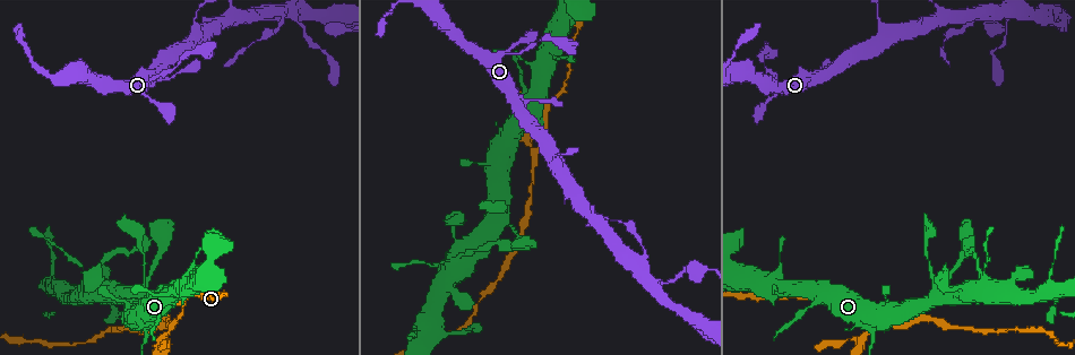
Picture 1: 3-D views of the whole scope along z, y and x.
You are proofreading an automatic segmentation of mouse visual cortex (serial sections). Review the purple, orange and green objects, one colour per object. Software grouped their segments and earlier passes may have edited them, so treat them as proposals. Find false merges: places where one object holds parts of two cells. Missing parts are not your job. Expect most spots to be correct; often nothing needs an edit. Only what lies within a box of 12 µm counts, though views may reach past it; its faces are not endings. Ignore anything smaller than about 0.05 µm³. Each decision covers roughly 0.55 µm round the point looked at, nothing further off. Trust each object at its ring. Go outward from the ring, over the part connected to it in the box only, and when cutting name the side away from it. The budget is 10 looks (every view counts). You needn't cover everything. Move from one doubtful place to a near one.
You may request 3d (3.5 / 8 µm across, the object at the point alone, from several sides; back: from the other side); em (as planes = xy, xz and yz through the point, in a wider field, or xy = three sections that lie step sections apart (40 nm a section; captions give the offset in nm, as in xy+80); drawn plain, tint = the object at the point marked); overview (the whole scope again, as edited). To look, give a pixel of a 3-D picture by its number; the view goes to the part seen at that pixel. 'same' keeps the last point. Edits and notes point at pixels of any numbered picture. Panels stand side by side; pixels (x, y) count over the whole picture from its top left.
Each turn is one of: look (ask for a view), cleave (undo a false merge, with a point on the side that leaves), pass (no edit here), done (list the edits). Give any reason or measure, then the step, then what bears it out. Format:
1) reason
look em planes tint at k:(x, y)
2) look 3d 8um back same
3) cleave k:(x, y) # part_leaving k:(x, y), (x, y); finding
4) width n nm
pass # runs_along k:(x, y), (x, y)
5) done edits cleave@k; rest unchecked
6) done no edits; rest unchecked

branch point
look 3d 3.5um at 1:(172, 322)

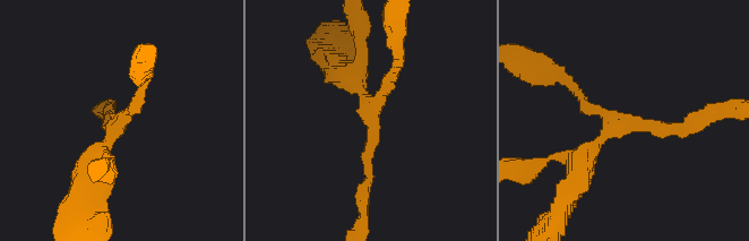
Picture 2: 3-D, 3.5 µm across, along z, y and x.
arm_widths 150, 150, 350 nm
pass # one cell here

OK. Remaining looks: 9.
thick turns thin
look em planes tint at 1:(143, 293)

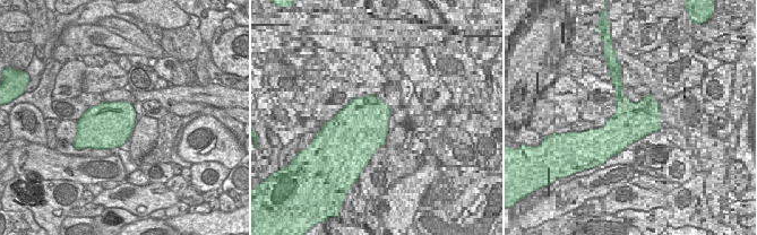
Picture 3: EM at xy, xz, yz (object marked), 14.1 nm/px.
see where the arms go
look 3d 3.5um same

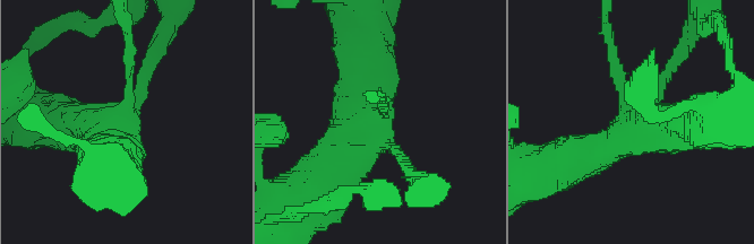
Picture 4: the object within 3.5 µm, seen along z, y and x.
arm_widths 100, 150, 600, 600 nm
pass # runs_along 4:(367, 62), (367, 120), (318, 189); continuous, no second cell

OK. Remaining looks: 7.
thick turns thin
look 3d 3.5um at 1:(458, 261)

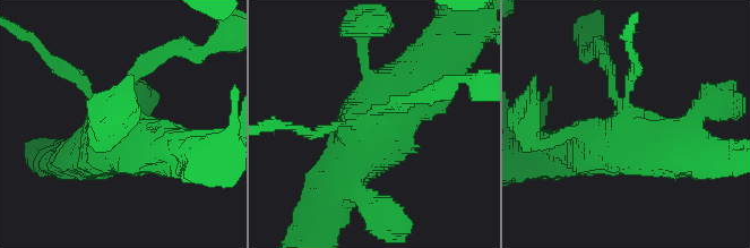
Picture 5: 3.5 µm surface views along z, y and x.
now the EM
look em xy step 2 tint at 5:(626, 114)

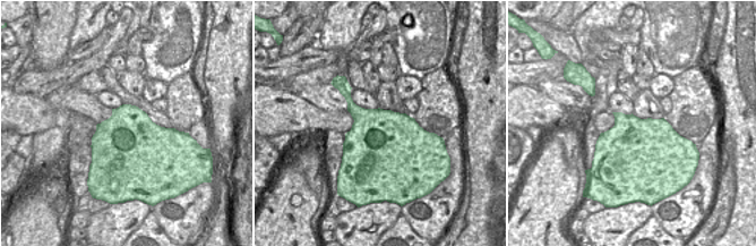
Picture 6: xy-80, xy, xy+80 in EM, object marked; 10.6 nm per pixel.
pass # runs_along 5:(433, 70), (371, 122), (339, 184); one cell here

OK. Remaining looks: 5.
narrows sharply
look 3d 3.5um at 1:(281, 19)

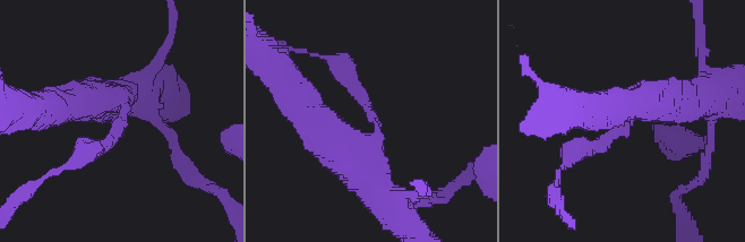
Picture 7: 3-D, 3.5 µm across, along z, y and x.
arm_widths 200, 600 nm
look em xy step 2 tint at 7:(633, 121)

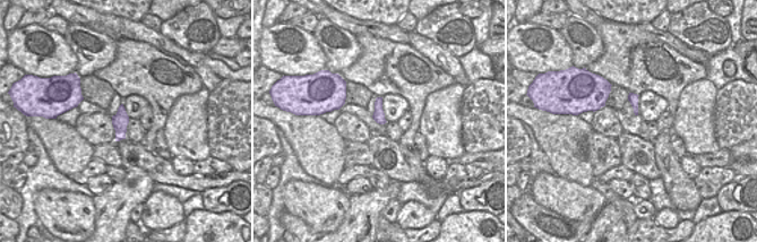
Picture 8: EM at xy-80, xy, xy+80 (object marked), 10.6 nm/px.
pass # continuous, no second cell

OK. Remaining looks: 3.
done no edits; rest unchecked

